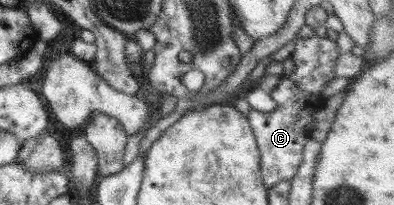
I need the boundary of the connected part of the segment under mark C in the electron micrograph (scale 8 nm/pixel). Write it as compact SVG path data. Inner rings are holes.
M317 35L299 38L295 41L295 50L290 55L295 64L291 75L283 75L273 91L271 99L275 101L275 110L259 113L255 110L247 115L248 122L255 135L259 151L259 167L263 175L263 183L273 187L280 181L290 181L298 172L302 162L302 151L309 139L308 128L314 115L324 107L325 99L321 92L335 78L335 63L339 49L334 37L323 38Z

